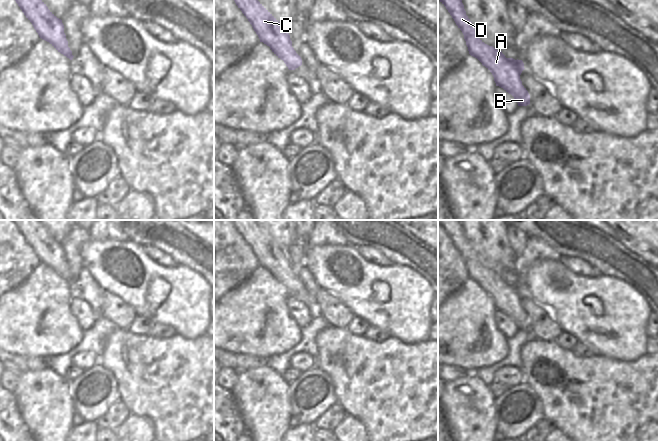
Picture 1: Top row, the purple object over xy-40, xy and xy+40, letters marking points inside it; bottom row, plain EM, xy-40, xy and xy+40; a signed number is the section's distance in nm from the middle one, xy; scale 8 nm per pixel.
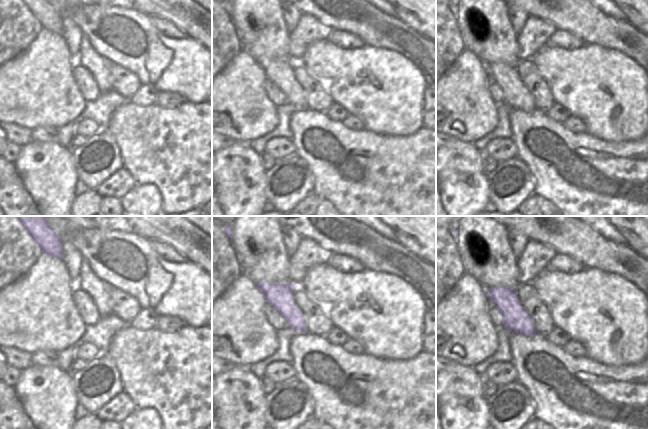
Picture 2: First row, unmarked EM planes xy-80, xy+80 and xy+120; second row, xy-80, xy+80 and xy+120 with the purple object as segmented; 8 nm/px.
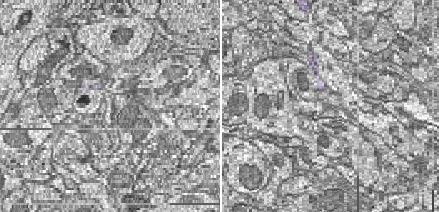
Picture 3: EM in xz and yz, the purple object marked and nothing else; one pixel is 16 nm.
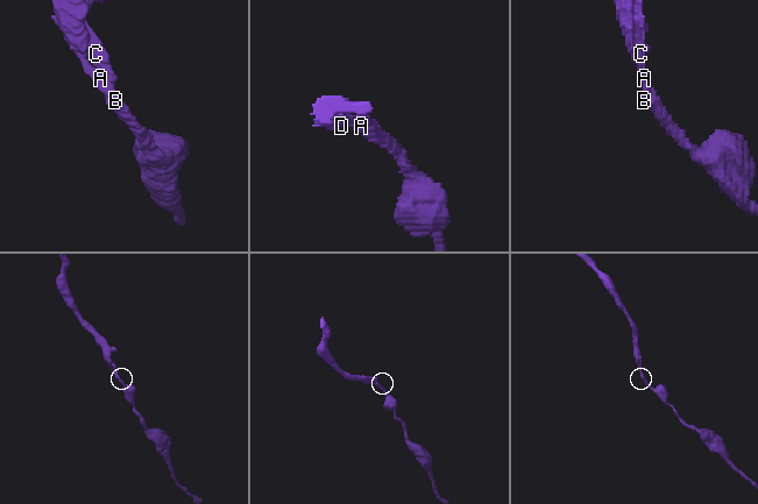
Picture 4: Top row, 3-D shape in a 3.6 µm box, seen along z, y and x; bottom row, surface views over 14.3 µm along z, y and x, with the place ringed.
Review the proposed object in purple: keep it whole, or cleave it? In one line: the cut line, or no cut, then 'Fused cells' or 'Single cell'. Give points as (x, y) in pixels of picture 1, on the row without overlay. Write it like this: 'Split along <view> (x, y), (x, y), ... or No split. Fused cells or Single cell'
No split. Single cell

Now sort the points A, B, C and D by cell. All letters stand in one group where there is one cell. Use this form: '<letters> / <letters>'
A B C D

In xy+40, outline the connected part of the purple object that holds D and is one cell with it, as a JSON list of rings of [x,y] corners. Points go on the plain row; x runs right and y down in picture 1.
[[[438,220],[458,252],[462,255],[469,278],[477,282],[493,299],[496,310],[511,318],[518,330],[530,328],[530,319],[522,309],[520,299],[524,292],[522,284],[506,282],[501,274],[485,268],[464,233],[461,220]]]

